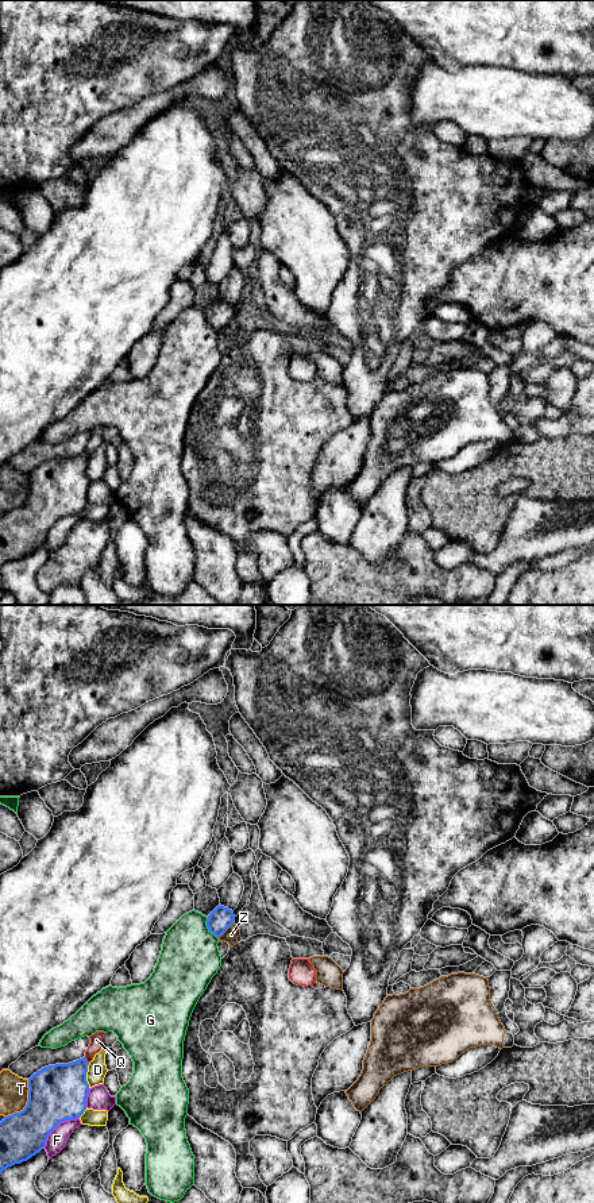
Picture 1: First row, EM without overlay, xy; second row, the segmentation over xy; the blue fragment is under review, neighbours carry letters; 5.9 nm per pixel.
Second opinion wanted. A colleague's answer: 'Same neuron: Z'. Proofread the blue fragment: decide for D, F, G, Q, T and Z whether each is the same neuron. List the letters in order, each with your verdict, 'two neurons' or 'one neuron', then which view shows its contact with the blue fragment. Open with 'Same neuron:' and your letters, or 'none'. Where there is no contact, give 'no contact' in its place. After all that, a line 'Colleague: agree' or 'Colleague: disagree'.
Same neuron: none
D: two neurons; contact in xy
F: two neurons; contact in xy
G: two neurons; contact in xy
Q: two neurons; contact in xy
T: two neurons; contact in xy
Z: two neurons; contact in xy
Colleague: disagree

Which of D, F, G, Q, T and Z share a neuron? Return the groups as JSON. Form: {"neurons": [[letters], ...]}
{"neurons": [["D"], ["F"], ["G"], ["Q"], ["T"], ["Z"]]}

